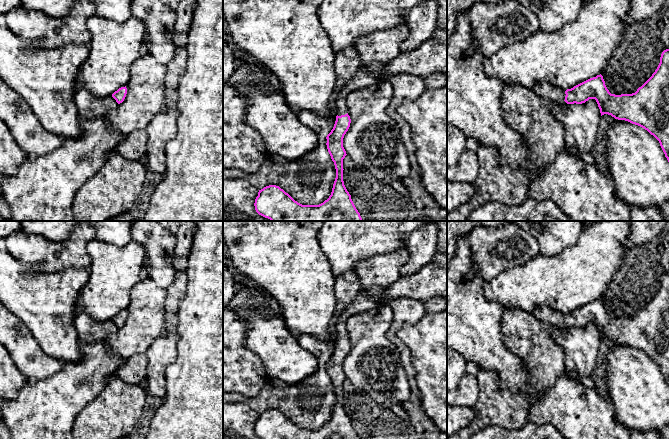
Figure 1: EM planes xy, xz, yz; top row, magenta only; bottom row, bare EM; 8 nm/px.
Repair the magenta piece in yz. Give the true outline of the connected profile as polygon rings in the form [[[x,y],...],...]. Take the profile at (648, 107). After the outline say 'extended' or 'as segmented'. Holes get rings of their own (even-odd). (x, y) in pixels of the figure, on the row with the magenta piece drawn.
[[[669,49],[662,52],[652,76],[632,94],[611,94],[601,74],[566,91],[548,83],[537,83],[530,90],[540,97],[567,104],[595,99],[601,116],[608,114],[628,121],[653,135],[669,162]]]; extended

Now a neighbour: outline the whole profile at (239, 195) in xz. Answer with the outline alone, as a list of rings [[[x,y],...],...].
[[[223,179],[223,221],[271,221],[255,210],[259,190],[243,179]]]

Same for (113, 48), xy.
[[[97,15],[87,21],[91,34],[89,55],[82,64],[76,79],[76,88],[86,88],[96,97],[108,97],[121,87],[127,86],[132,64],[143,56],[143,41],[147,33],[145,23],[131,16],[125,23],[117,24]]]

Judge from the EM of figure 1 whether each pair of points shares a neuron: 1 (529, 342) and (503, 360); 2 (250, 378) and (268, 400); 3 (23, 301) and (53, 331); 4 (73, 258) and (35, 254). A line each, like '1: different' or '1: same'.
1: different
2: different
3: same
4: same

